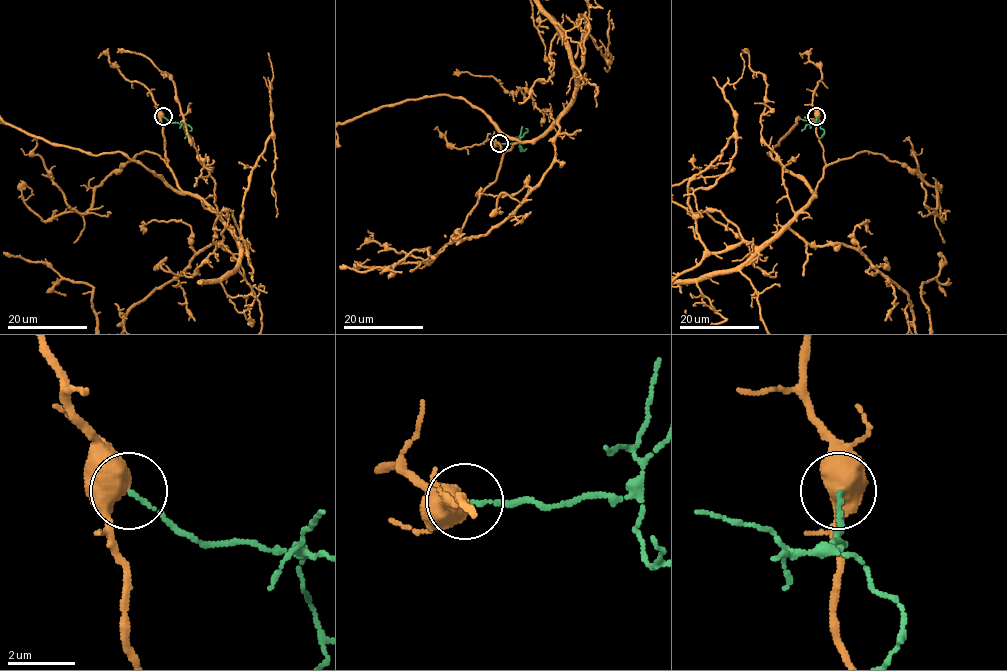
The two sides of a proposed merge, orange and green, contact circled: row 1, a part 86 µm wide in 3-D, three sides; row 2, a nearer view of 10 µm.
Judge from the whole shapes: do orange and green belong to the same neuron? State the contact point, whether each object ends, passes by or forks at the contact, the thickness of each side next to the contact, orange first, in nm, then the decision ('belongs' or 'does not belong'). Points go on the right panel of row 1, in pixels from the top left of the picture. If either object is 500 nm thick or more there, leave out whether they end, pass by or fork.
(816, 116) | 550/120 nm | belongs

